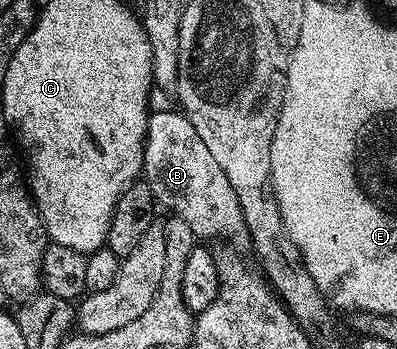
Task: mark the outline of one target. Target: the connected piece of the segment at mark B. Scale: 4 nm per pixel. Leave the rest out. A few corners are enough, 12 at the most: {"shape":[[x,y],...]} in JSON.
{"shape":[[183,112],[156,113],[142,180],[193,234],[236,241],[244,216]]}

